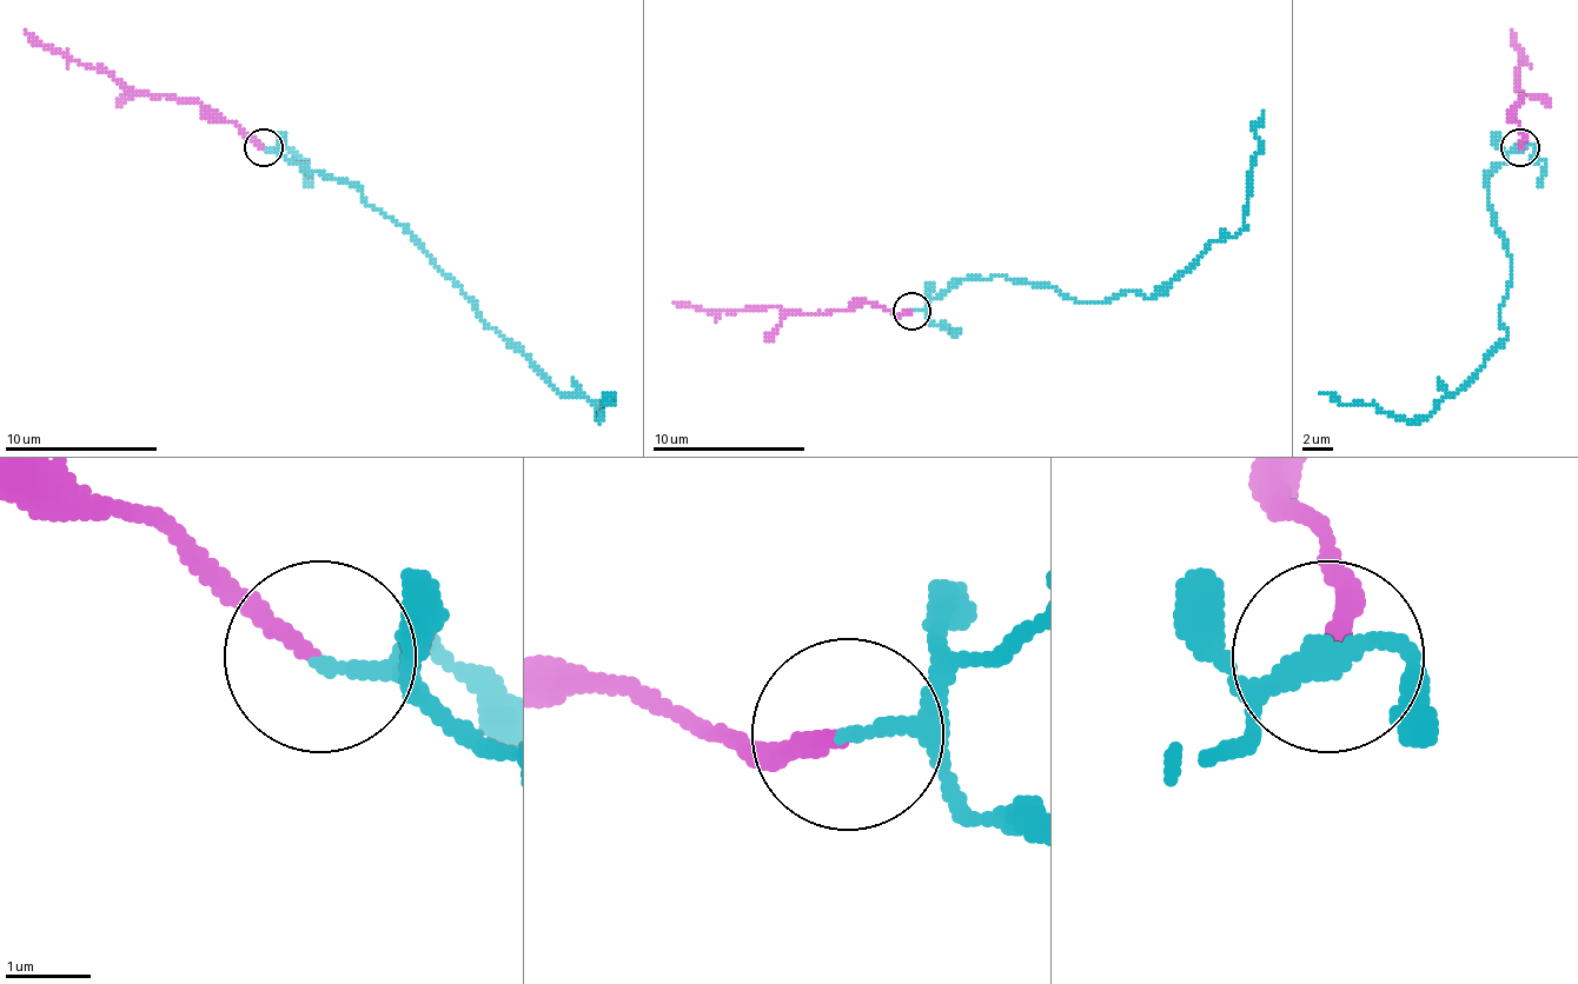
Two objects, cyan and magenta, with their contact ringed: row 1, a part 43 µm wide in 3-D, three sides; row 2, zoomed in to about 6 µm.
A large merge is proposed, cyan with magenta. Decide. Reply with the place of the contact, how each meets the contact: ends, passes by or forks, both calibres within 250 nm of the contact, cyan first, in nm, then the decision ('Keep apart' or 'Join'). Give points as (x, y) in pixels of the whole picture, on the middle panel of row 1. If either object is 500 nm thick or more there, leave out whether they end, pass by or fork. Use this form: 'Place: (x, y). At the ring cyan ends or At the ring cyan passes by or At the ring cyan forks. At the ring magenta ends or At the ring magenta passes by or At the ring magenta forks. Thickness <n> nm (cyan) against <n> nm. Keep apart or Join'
Place: (912, 311). At the ring cyan passes by. At the ring magenta ends. Thickness 130 nm (cyan) against 180 nm. Keep apart

